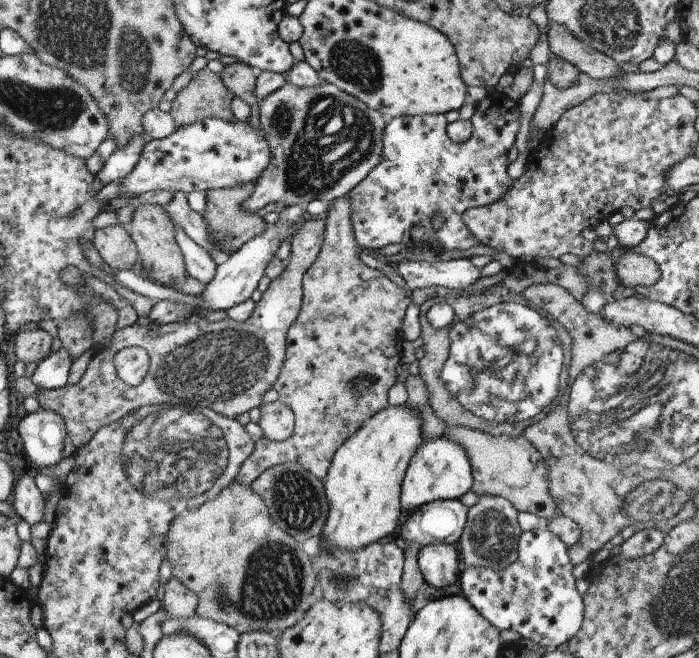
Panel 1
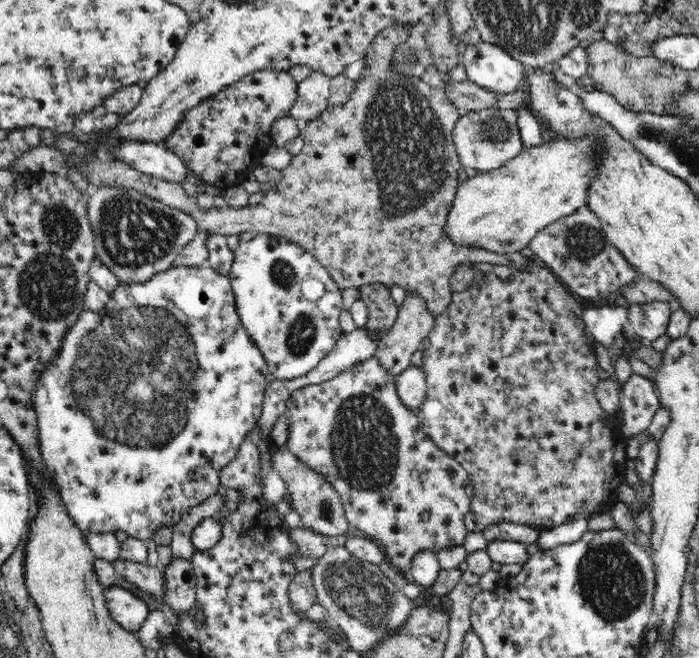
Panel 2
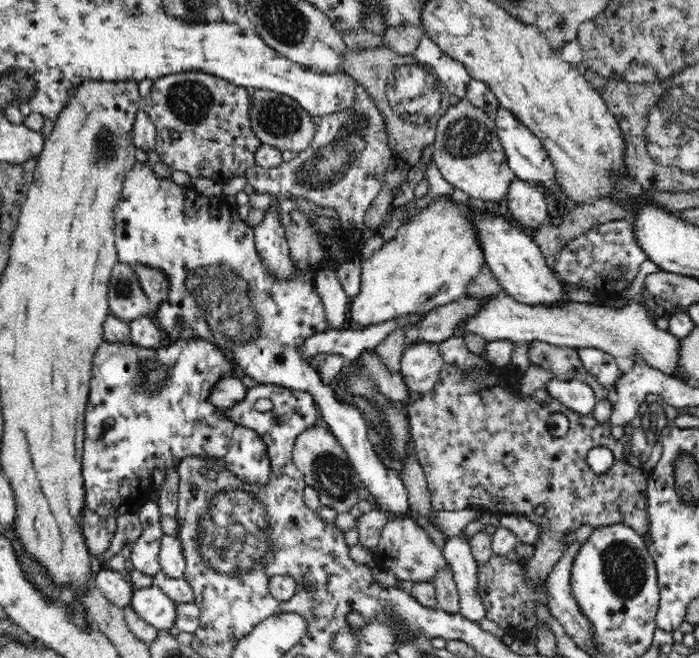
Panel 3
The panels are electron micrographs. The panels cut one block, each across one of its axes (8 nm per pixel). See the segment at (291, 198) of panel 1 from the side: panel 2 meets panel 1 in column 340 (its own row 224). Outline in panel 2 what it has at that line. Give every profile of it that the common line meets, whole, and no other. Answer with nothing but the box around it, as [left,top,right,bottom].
[86,186,199,282]

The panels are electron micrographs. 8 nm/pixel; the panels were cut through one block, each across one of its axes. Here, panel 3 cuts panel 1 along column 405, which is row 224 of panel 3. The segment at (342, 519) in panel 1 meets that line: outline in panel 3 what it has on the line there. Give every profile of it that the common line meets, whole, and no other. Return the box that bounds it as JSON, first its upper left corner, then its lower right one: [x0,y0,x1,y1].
[349,197,485,328]

